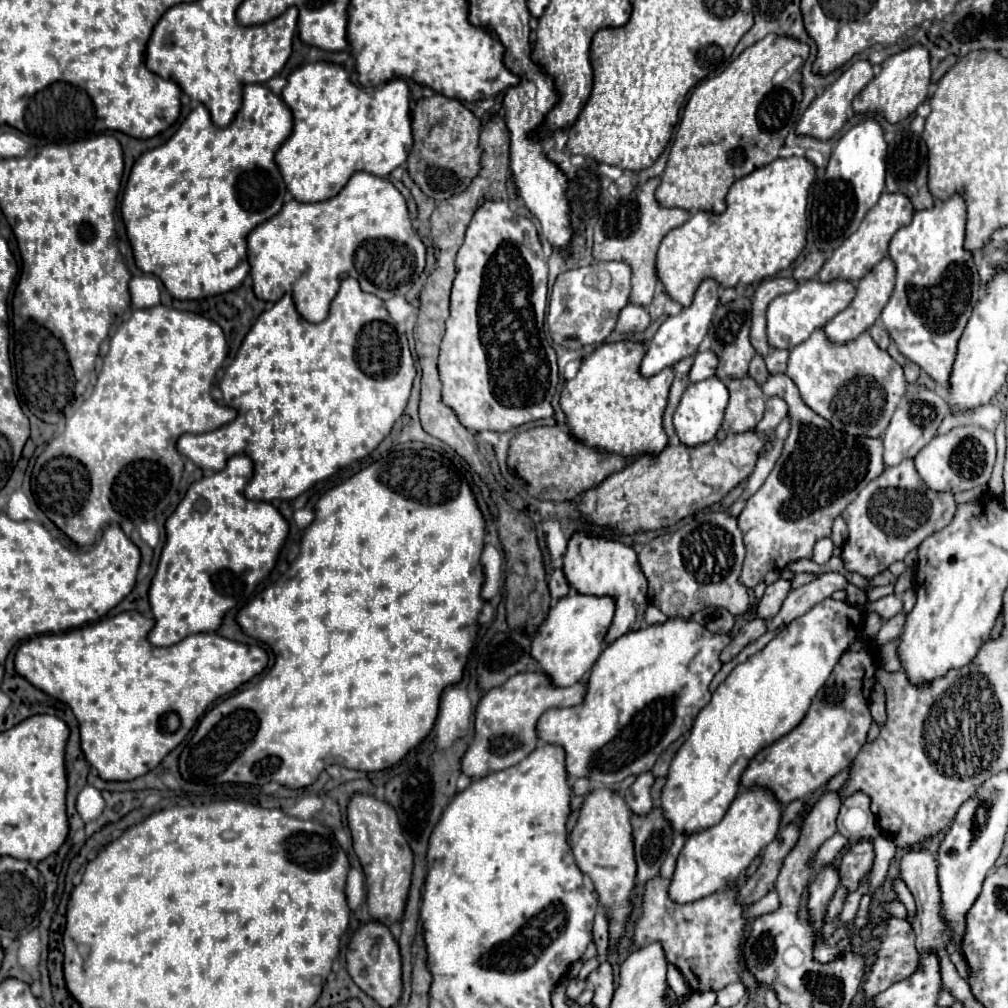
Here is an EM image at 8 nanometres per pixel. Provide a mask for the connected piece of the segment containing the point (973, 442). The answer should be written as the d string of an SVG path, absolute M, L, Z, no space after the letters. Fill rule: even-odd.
M974 425L956 427L946 435L934 437L914 457L916 471L922 477L922 481L934 491L950 491L950 493L960 493L960 491L974 489L978 485L986 485L994 469L994 461L996 461L994 433Z

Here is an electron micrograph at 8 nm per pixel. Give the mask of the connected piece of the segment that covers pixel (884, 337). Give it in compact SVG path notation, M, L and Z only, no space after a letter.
M874 325L874 327L870 327L870 331L868 331L870 335L872 335L872 339L874 339L874 343L878 343L878 347L880 349L888 349L888 345L890 345L890 337L888 337L888 333L886 333L886 329L882 327L882 325Z

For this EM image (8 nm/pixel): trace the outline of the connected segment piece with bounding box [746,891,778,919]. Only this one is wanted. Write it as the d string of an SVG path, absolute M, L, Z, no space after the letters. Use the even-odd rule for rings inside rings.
M770 891L766 897L762 897L760 901L756 901L750 909L746 909L746 919L754 919L758 915L764 915L764 913L770 913L778 907L778 895L774 891Z

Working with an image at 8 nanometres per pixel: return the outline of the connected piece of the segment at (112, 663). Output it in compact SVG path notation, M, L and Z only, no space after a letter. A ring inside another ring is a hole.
M126 611L72 631L36 635L18 647L14 657L18 675L40 691L70 705L80 723L84 757L106 781L132 781L146 775L184 741L208 705L248 683L268 665L268 655L262 647L242 645L216 633L196 633L182 639L182 643L154 647L146 639L152 627L152 619L146 619L138 611Z

